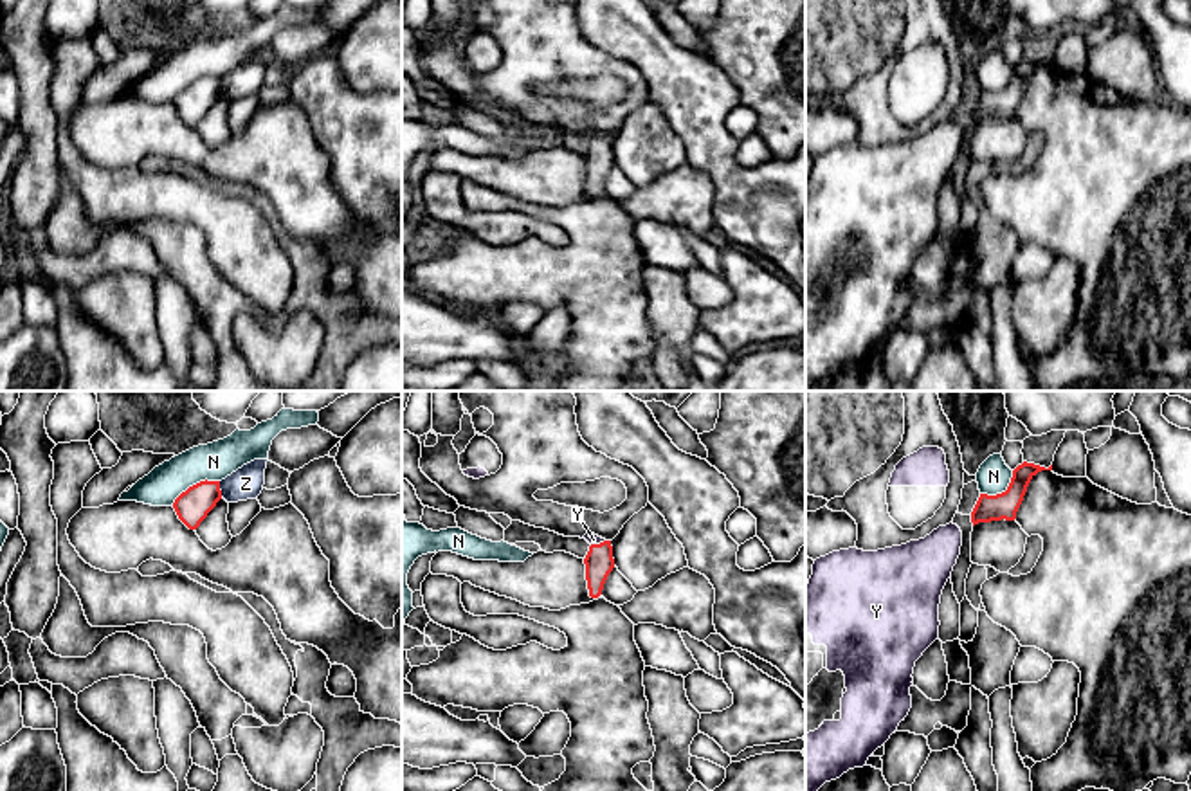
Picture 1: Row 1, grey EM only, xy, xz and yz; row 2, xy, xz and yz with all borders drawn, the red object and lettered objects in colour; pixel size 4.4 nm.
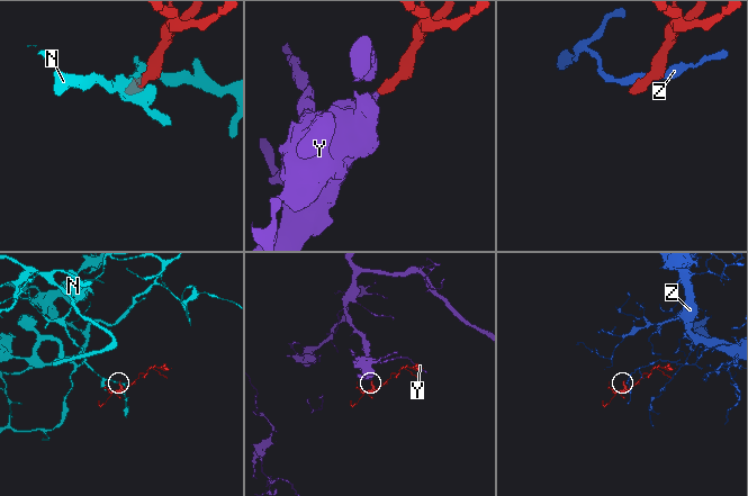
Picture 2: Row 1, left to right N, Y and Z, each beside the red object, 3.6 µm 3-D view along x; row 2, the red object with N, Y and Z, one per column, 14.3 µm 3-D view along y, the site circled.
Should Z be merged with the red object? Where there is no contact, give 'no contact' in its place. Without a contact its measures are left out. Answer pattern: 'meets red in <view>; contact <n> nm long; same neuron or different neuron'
meets red in xy; contact 70 nm long; different neuron

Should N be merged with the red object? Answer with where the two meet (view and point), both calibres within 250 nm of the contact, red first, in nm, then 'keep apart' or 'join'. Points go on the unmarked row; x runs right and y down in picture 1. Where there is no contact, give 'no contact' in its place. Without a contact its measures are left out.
xy (197, 80) | 150/170 nm | keep apart

